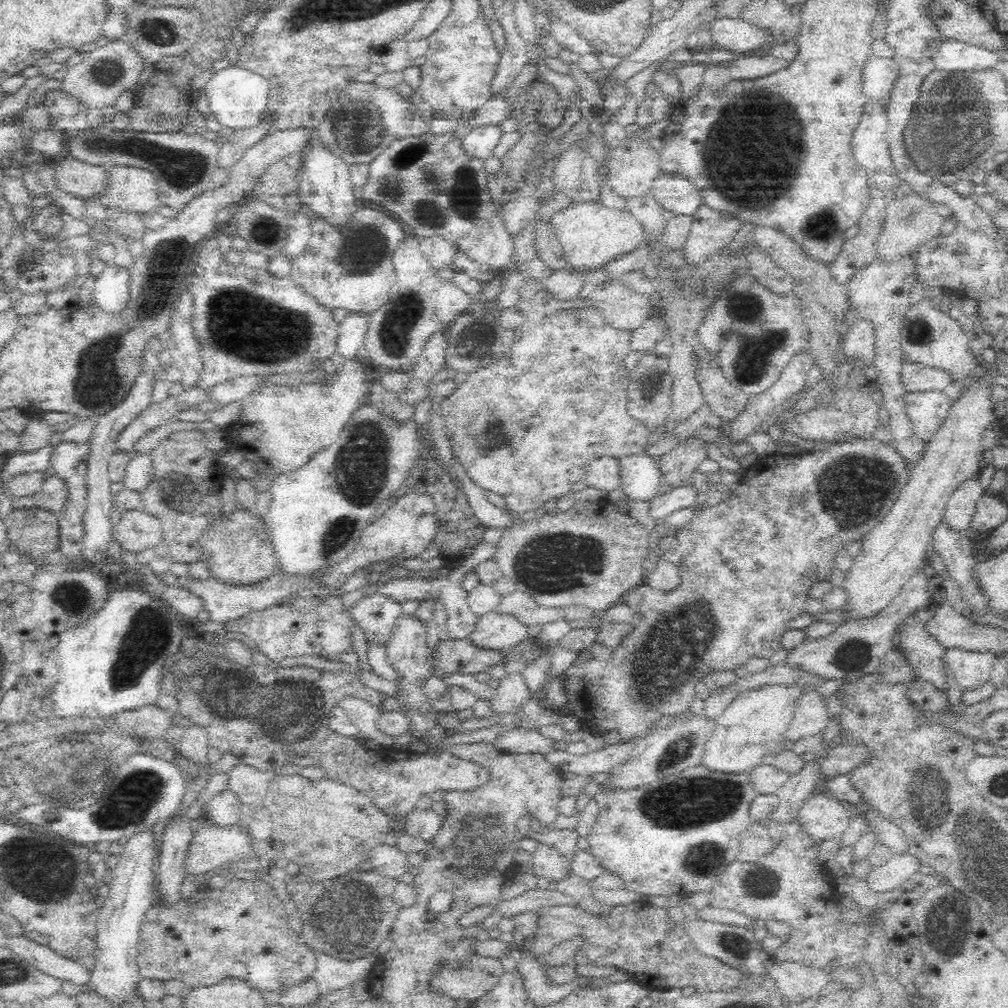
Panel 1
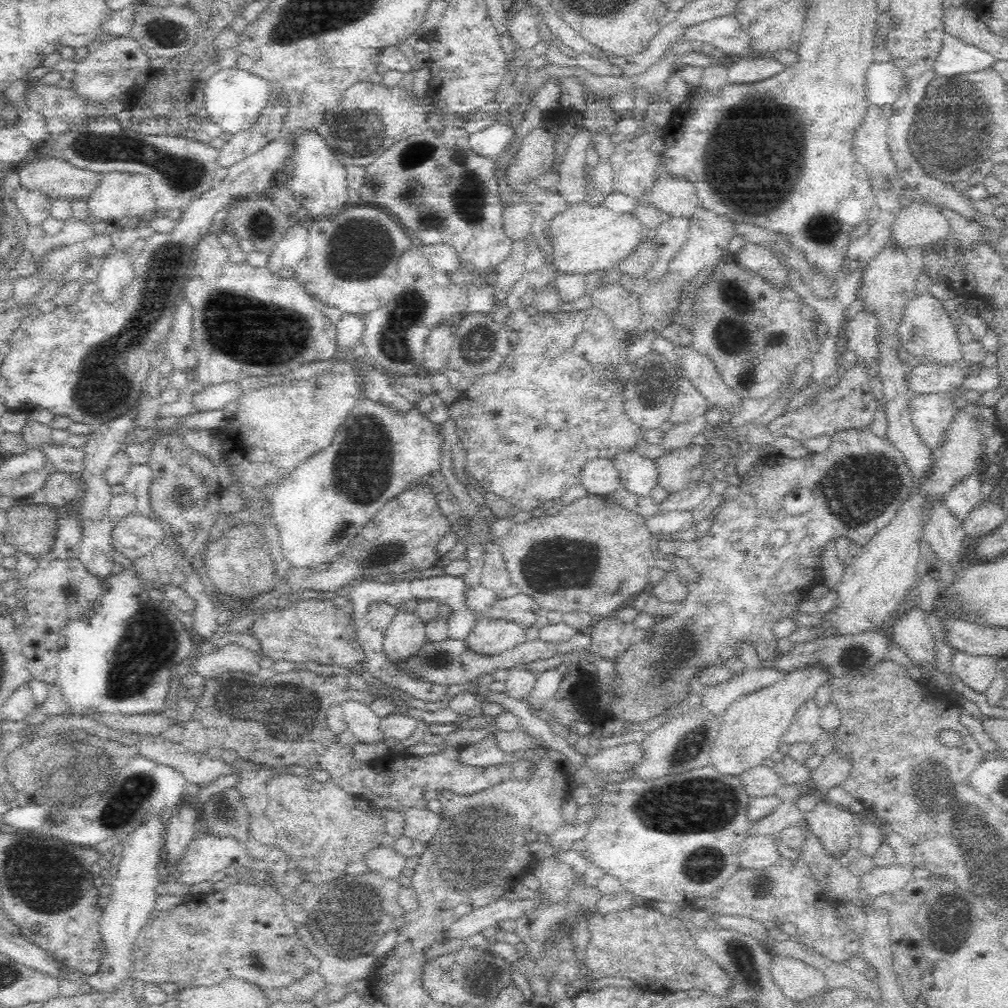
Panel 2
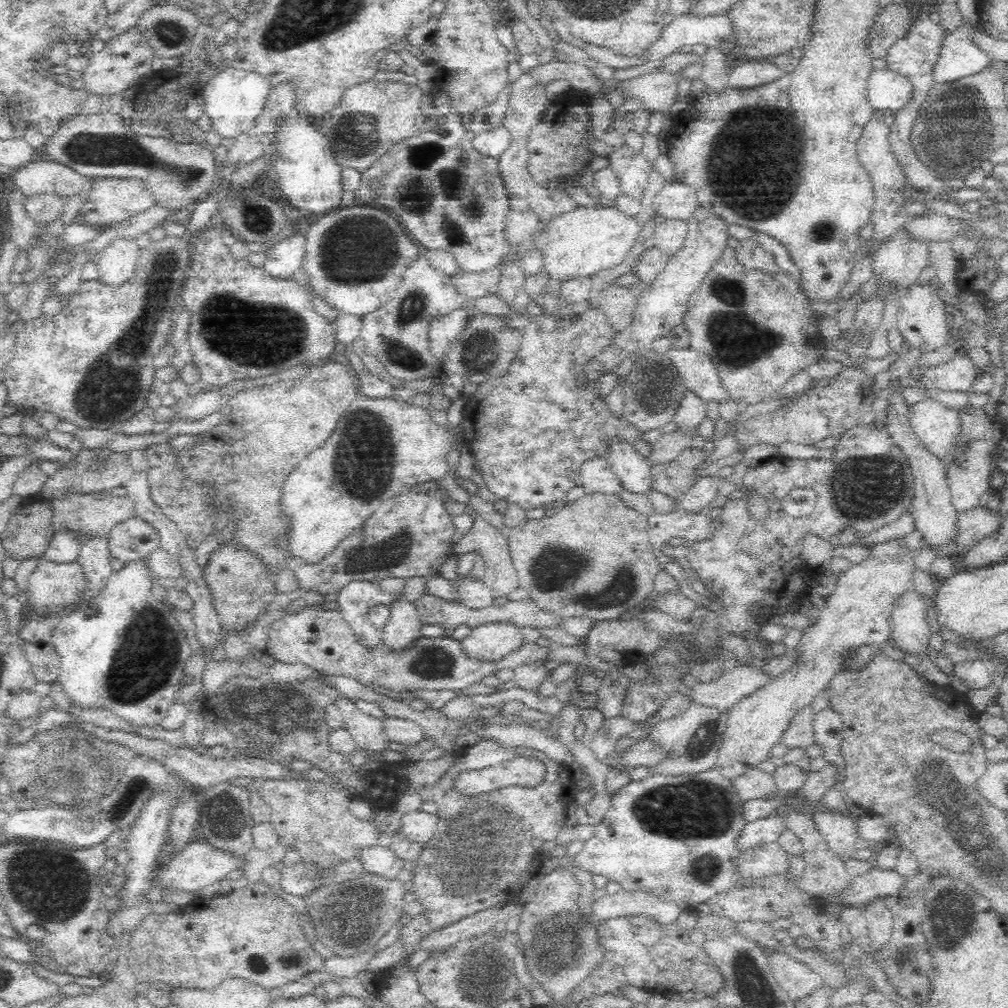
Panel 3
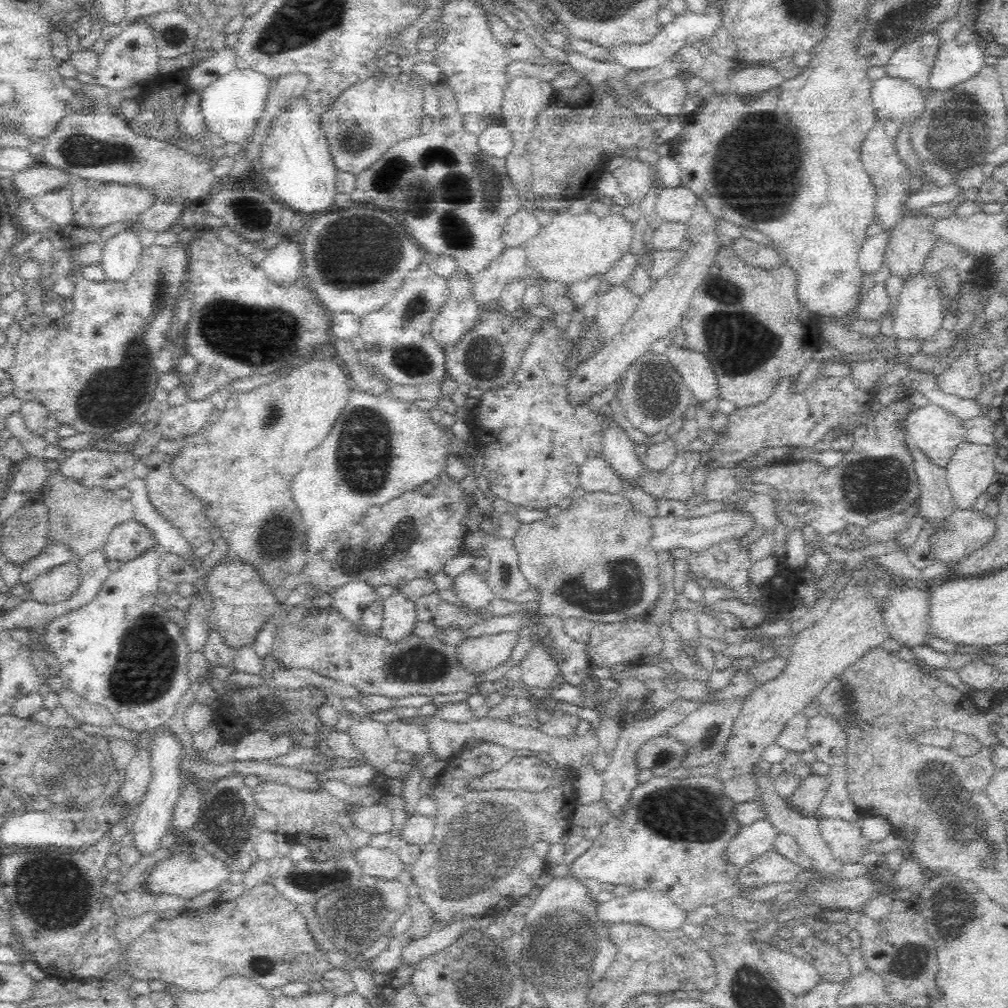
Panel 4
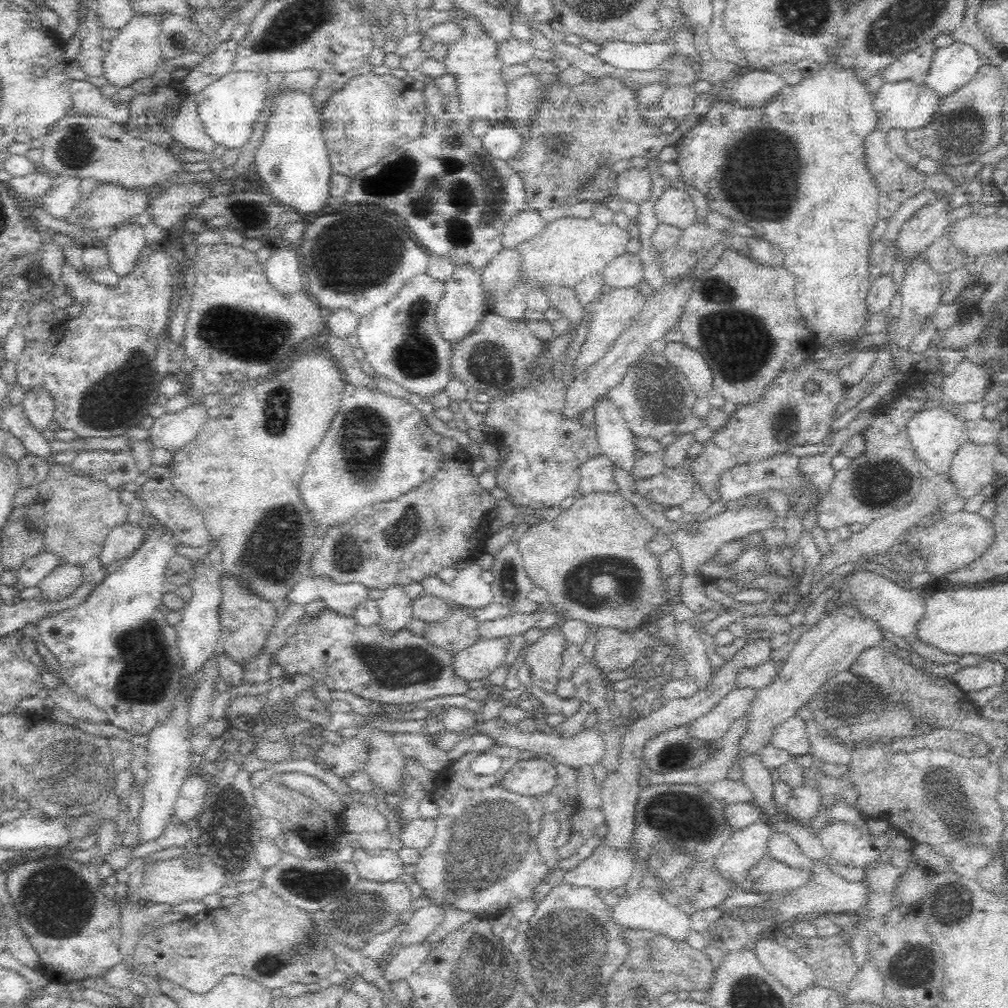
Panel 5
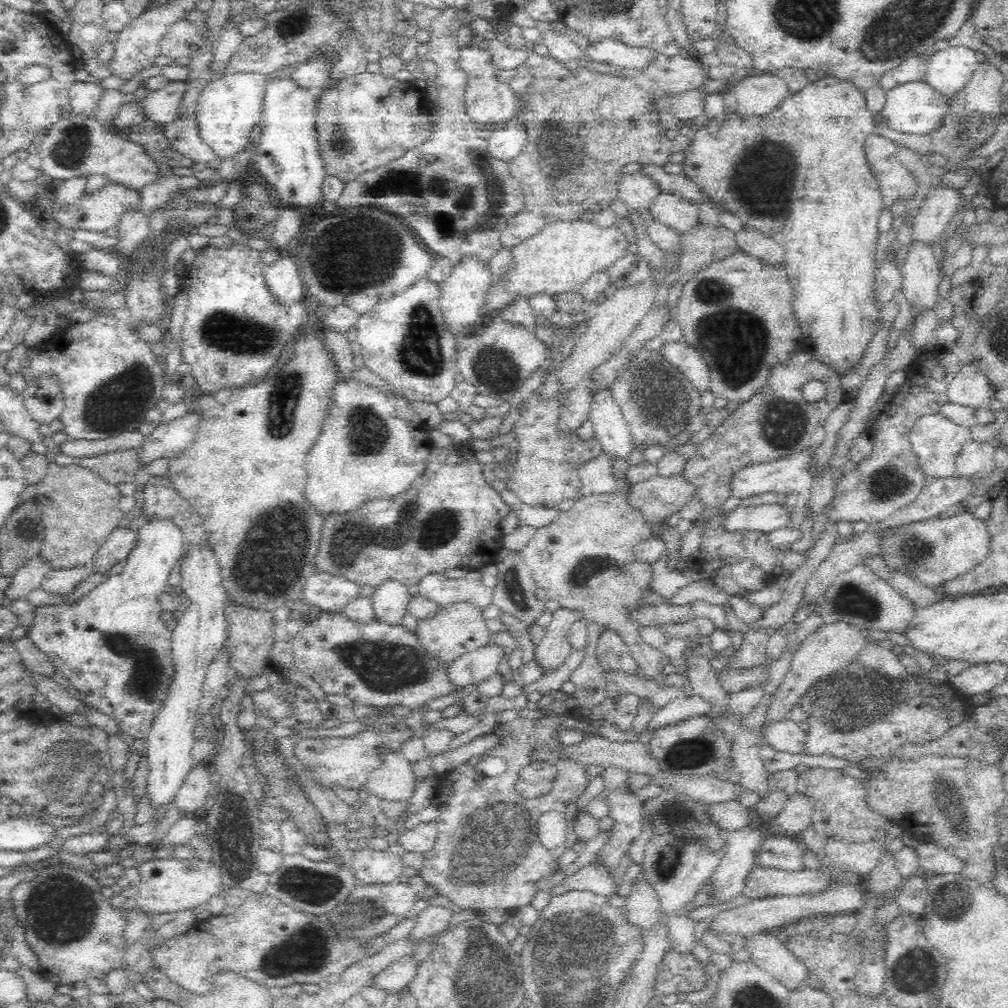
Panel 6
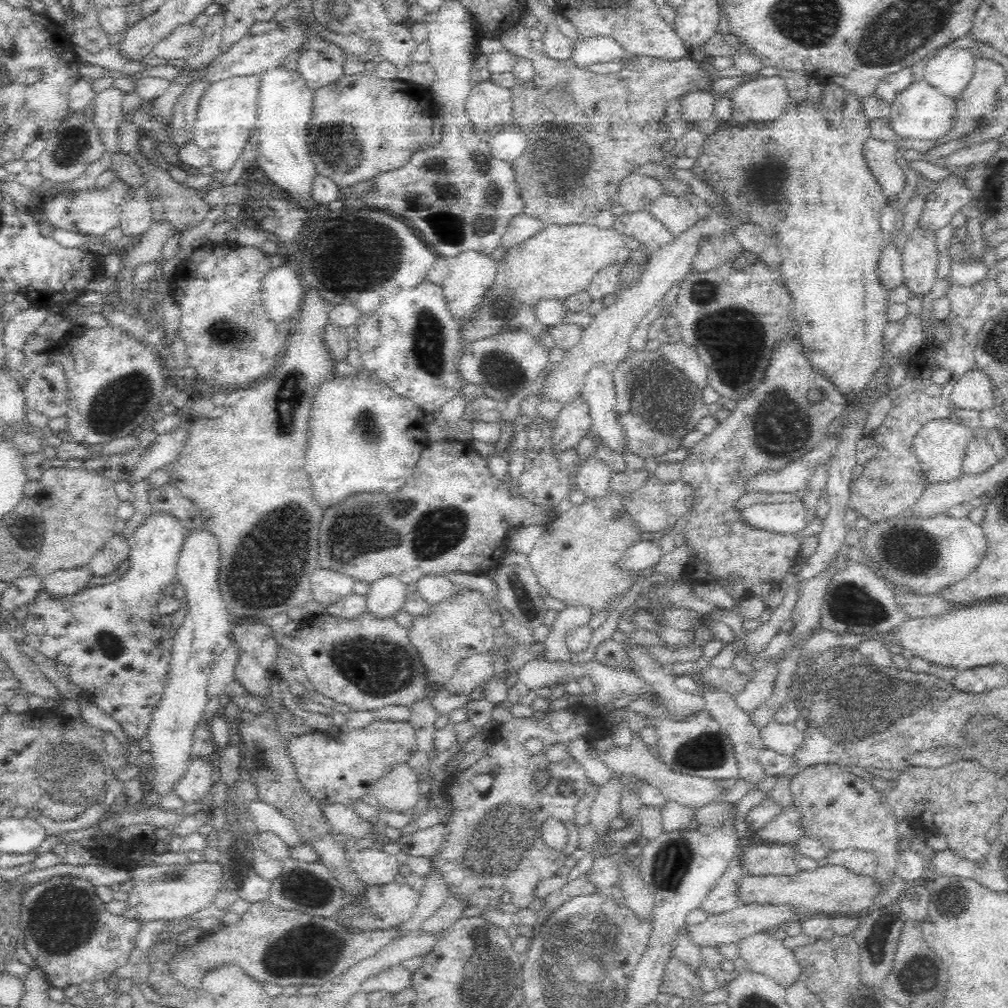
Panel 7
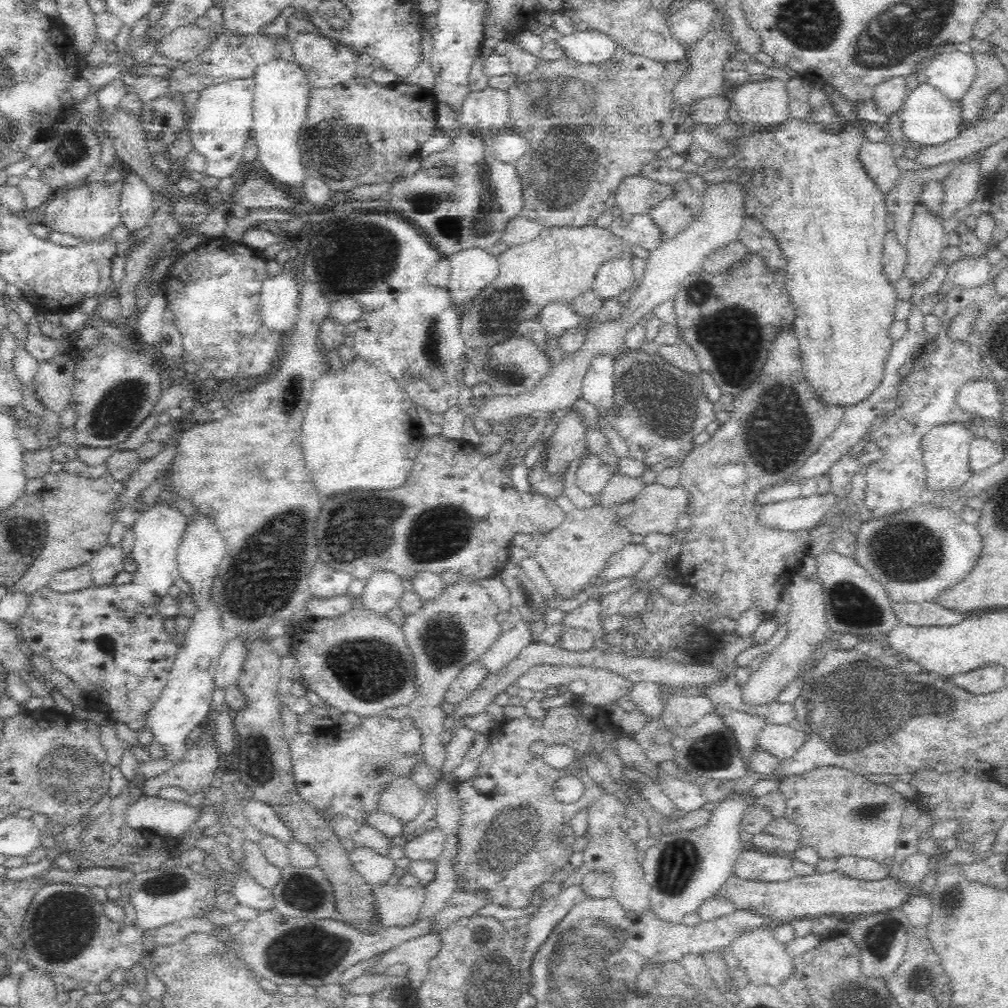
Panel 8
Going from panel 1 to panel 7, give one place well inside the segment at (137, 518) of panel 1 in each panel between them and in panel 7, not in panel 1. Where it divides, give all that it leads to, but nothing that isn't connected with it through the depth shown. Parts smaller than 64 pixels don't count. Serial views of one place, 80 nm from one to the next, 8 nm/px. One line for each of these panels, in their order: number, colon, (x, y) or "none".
2: (135, 535)
3: (133, 539)
4: (131, 539)
5: (124, 540)
6: (116, 549)
7: (104, 562)

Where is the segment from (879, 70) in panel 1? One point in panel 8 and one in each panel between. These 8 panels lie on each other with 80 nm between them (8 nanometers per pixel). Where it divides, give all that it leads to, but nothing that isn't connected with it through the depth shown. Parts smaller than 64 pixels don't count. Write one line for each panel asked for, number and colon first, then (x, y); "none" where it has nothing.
2: (884, 81)
3: (887, 89)
4: (892, 98)
5: (905, 104)
6: (914, 108)
7: (920, 111)
8: (928, 118)

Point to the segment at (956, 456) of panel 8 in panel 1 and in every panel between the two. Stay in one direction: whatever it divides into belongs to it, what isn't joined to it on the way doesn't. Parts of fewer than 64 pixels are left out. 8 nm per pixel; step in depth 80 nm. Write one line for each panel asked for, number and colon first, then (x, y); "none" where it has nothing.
1: (927, 409)
2: (930, 414)
3: (937, 426)
4: (937, 431)
5: (936, 435)
6: (937, 440)
7: (940, 444)

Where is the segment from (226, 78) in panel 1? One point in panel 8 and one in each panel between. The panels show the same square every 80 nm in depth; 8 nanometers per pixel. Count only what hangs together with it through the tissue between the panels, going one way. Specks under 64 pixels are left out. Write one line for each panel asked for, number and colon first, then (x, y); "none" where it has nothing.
2: (234, 98)
3: (234, 99)
4: (231, 106)
5: (228, 108)
6: (230, 106)
7: (228, 111)
8: (222, 123)

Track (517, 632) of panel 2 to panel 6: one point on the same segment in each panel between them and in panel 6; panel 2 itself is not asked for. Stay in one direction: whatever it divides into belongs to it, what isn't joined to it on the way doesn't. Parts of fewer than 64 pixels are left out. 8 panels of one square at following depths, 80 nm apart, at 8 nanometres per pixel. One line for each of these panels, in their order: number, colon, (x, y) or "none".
3: (490, 641)
4: (482, 653)
5: (478, 661)
6: (472, 668)

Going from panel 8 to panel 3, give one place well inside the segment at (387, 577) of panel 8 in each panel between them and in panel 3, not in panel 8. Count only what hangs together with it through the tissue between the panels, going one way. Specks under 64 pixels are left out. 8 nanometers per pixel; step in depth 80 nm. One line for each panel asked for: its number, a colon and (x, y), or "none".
3: (403, 629)
4: (399, 612)
5: (395, 607)
6: (391, 599)
7: (385, 598)

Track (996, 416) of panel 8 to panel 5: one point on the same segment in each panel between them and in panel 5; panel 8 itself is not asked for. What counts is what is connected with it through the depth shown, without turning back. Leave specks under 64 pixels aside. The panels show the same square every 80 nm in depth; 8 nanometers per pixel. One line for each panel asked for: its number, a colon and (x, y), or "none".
5: (968, 382)
6: (969, 386)
7: (973, 391)

